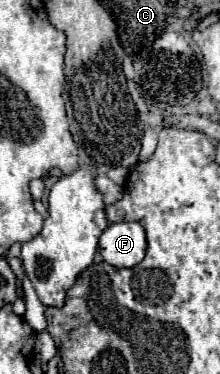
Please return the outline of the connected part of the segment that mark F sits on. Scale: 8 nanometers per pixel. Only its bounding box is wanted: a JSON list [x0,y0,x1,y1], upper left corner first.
[100,223,146,269]

